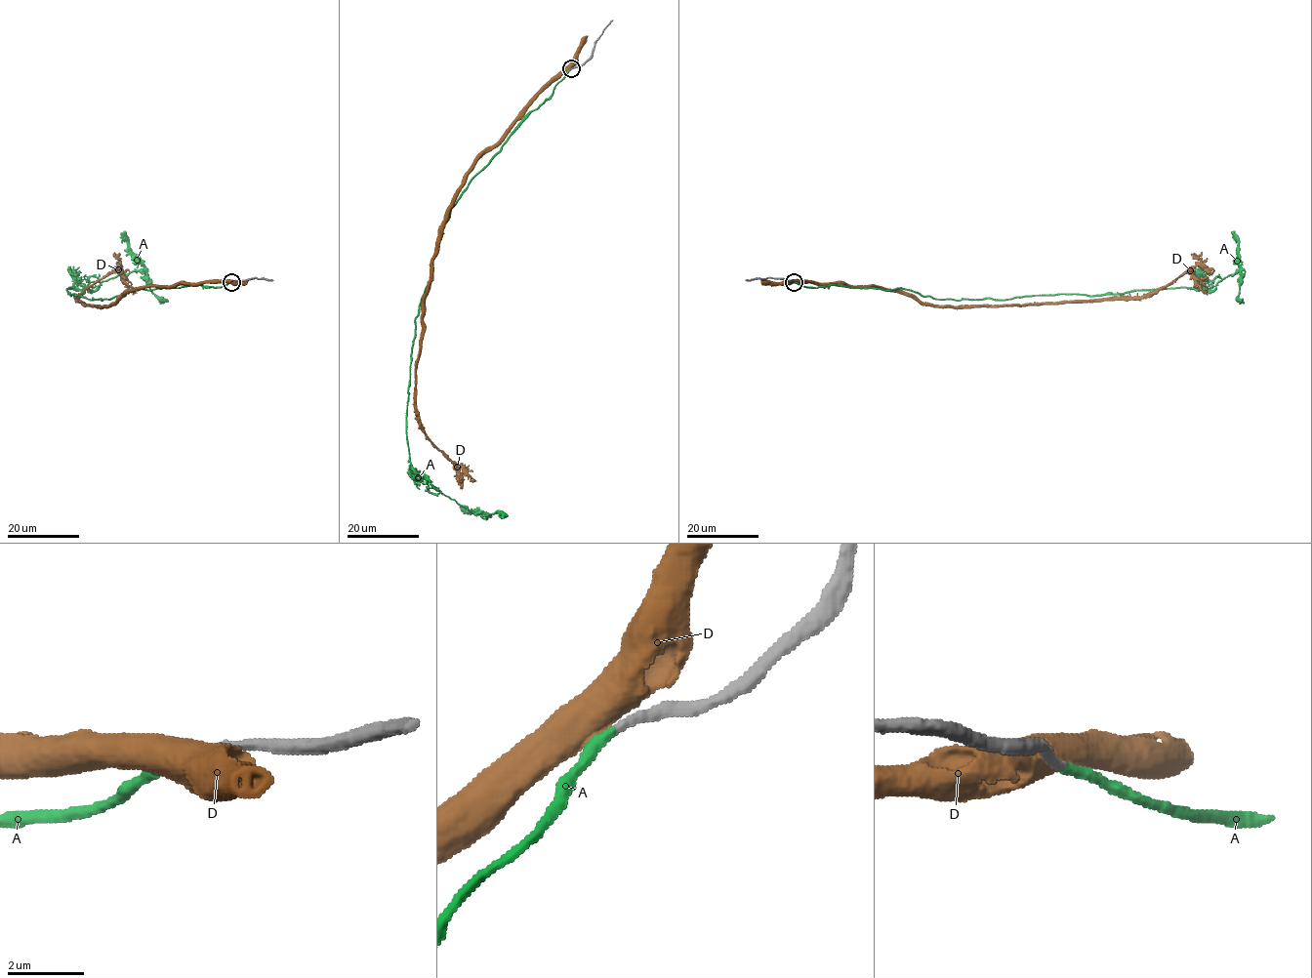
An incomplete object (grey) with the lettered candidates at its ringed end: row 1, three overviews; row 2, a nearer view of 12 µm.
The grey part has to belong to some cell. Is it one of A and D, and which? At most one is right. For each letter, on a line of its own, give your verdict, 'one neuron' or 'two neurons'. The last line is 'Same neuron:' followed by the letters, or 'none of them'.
A: one neuron
D: two neurons
Same neuron: A

